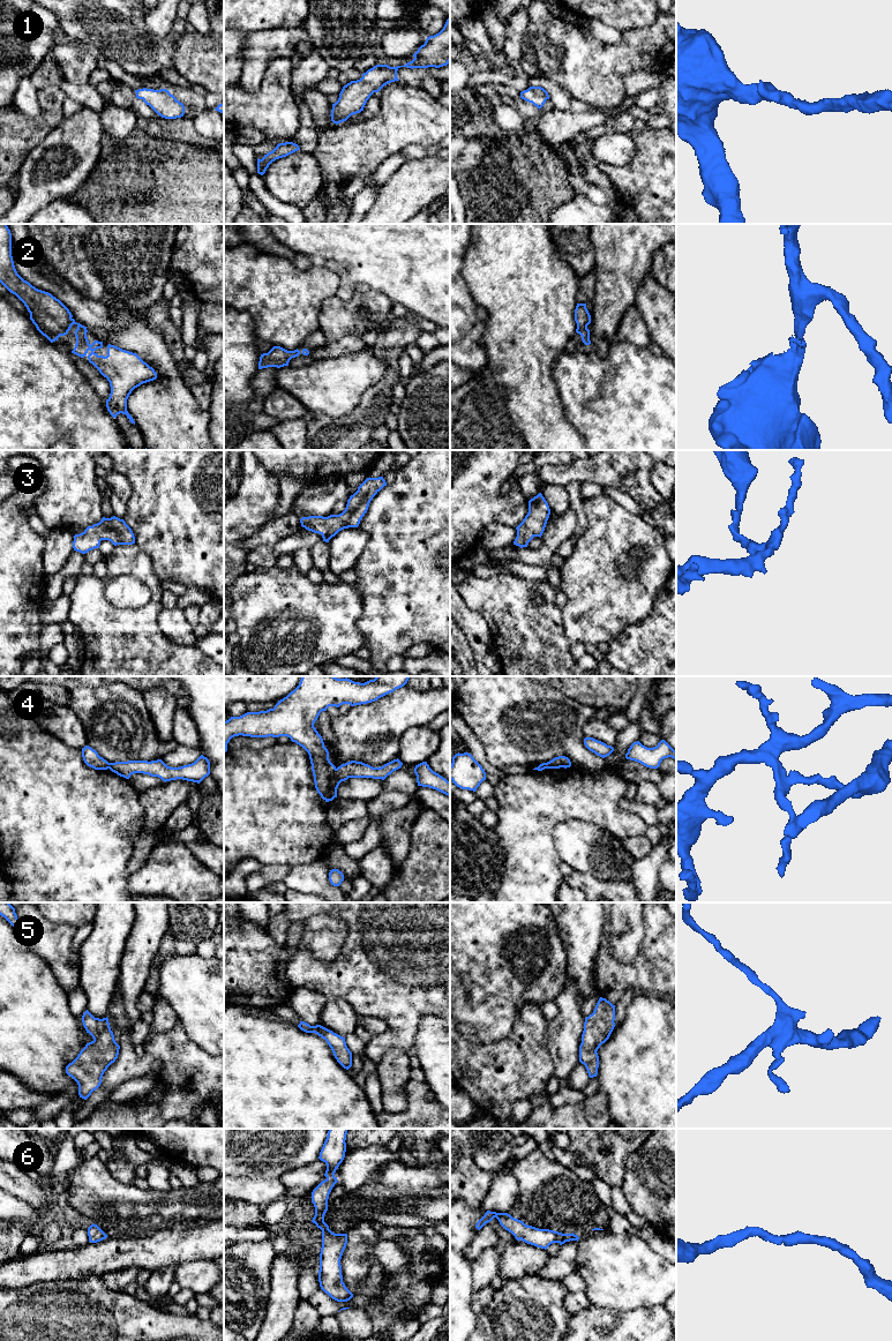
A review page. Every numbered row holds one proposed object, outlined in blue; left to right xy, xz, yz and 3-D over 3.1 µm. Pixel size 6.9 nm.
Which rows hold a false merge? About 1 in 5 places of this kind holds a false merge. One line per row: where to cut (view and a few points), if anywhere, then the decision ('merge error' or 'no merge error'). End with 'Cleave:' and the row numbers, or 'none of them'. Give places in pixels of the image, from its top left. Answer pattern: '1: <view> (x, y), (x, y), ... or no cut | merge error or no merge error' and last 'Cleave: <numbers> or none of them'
1: no cut | no merge error
2: no cut | no merge error
3: no cut | no merge error
4: xz (335, 769), (335, 774), (340, 781) | merge error
5: no cut | no merge error
6: no cut | no merge error
Cleave: 4

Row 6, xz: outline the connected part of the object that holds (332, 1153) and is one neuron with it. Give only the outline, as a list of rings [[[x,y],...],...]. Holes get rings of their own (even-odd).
[[[329,1129],[327,1139],[320,1152],[318,1159],[327,1164],[327,1170],[324,1176],[327,1177],[322,1181],[312,1192],[312,1203],[315,1207],[315,1215],[312,1220],[317,1228],[322,1230],[322,1248],[320,1253],[320,1271],[318,1271],[318,1282],[321,1289],[328,1294],[332,1299],[337,1302],[347,1302],[353,1297],[353,1294],[346,1288],[343,1282],[342,1265],[340,1259],[343,1252],[347,1244],[347,1234],[335,1234],[329,1229],[329,1226],[324,1222],[324,1215],[328,1211],[328,1199],[329,1194],[338,1182],[335,1173],[339,1164],[343,1162],[346,1152],[346,1134],[347,1129]]]

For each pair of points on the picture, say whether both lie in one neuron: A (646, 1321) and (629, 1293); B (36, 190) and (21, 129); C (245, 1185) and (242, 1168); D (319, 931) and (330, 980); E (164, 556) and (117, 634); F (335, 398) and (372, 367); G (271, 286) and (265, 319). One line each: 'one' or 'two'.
A: two
B: two
C: two
D: two
E: two
F: one
G: one

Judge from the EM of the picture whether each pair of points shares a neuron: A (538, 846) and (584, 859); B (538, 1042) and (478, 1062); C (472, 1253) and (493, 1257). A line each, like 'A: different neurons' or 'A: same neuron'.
A: different neurons
B: same neuron
C: different neurons

